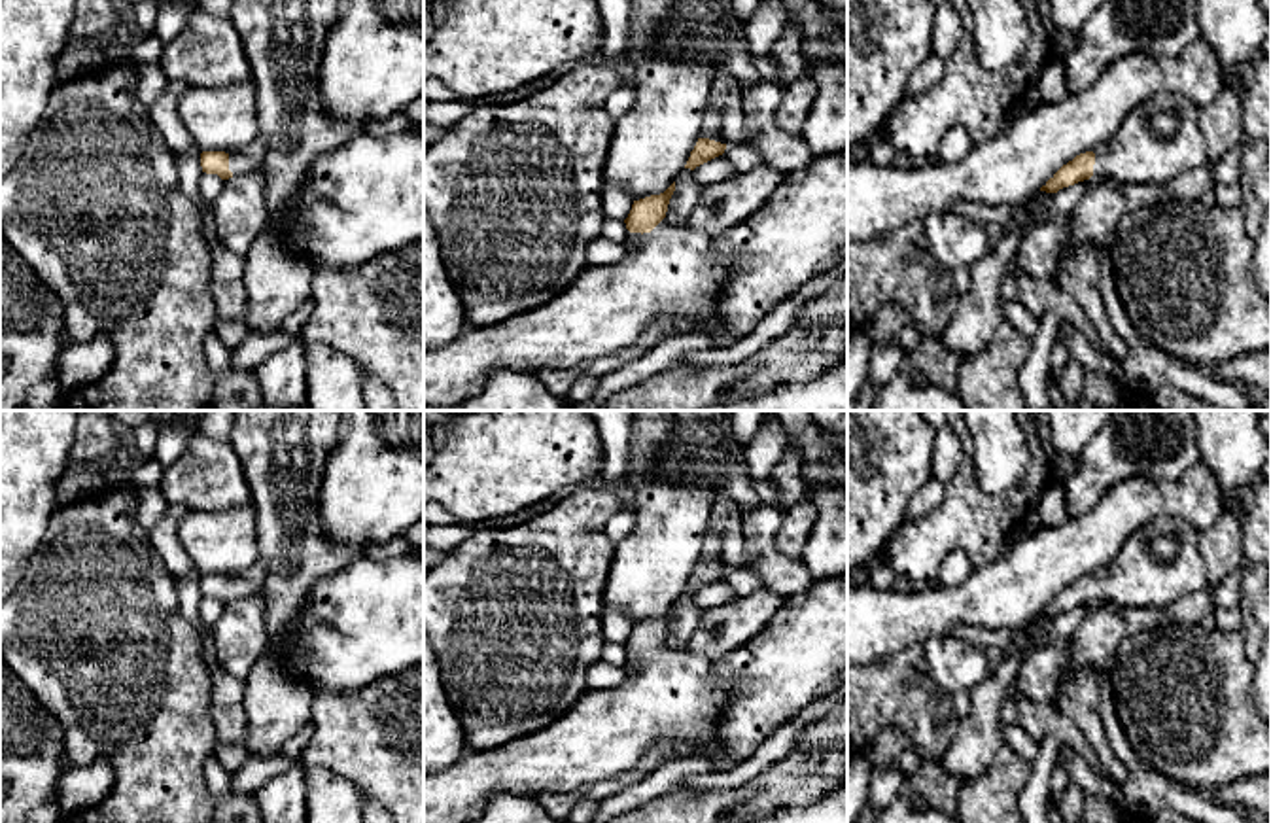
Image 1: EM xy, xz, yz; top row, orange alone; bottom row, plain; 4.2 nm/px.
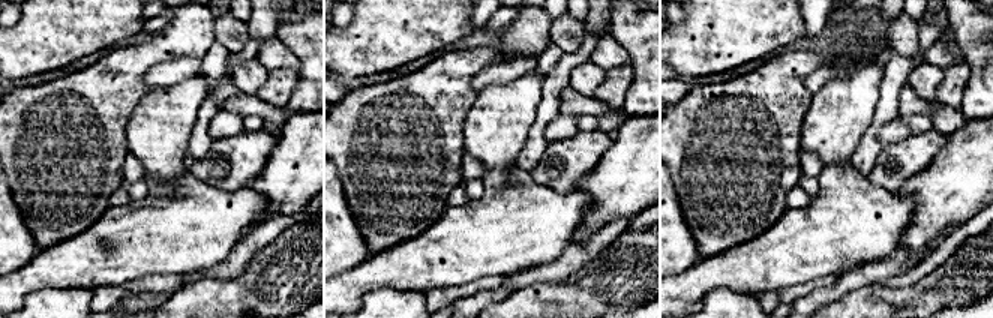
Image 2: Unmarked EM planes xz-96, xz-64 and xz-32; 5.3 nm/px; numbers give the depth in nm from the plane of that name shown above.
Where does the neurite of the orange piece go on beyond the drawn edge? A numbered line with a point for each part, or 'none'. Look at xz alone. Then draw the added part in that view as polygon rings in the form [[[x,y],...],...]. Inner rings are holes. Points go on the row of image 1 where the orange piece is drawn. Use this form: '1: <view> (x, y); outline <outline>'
1: xz (672, 273); outline [[[662,219],[643,233],[634,250],[613,265],[586,267],[552,301],[496,325],[463,331],[458,339],[424,354],[424,409],[452,411],[484,390],[494,371],[539,373],[573,369],[632,346],[654,320],[668,320],[677,331],[715,314],[730,265],[721,263],[711,238],[688,225]]]

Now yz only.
1: yz (1160, 139); outline [[[1163,91],[1125,114],[1114,136],[1095,151],[1093,174],[1120,184],[1171,182],[1207,161],[1201,108]]]

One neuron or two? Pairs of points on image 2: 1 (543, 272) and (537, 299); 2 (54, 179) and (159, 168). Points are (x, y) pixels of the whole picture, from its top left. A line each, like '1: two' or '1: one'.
1: two
2: two

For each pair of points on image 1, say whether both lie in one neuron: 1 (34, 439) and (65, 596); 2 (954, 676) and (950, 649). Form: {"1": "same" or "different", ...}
{"1": "different", "2": "same"}

